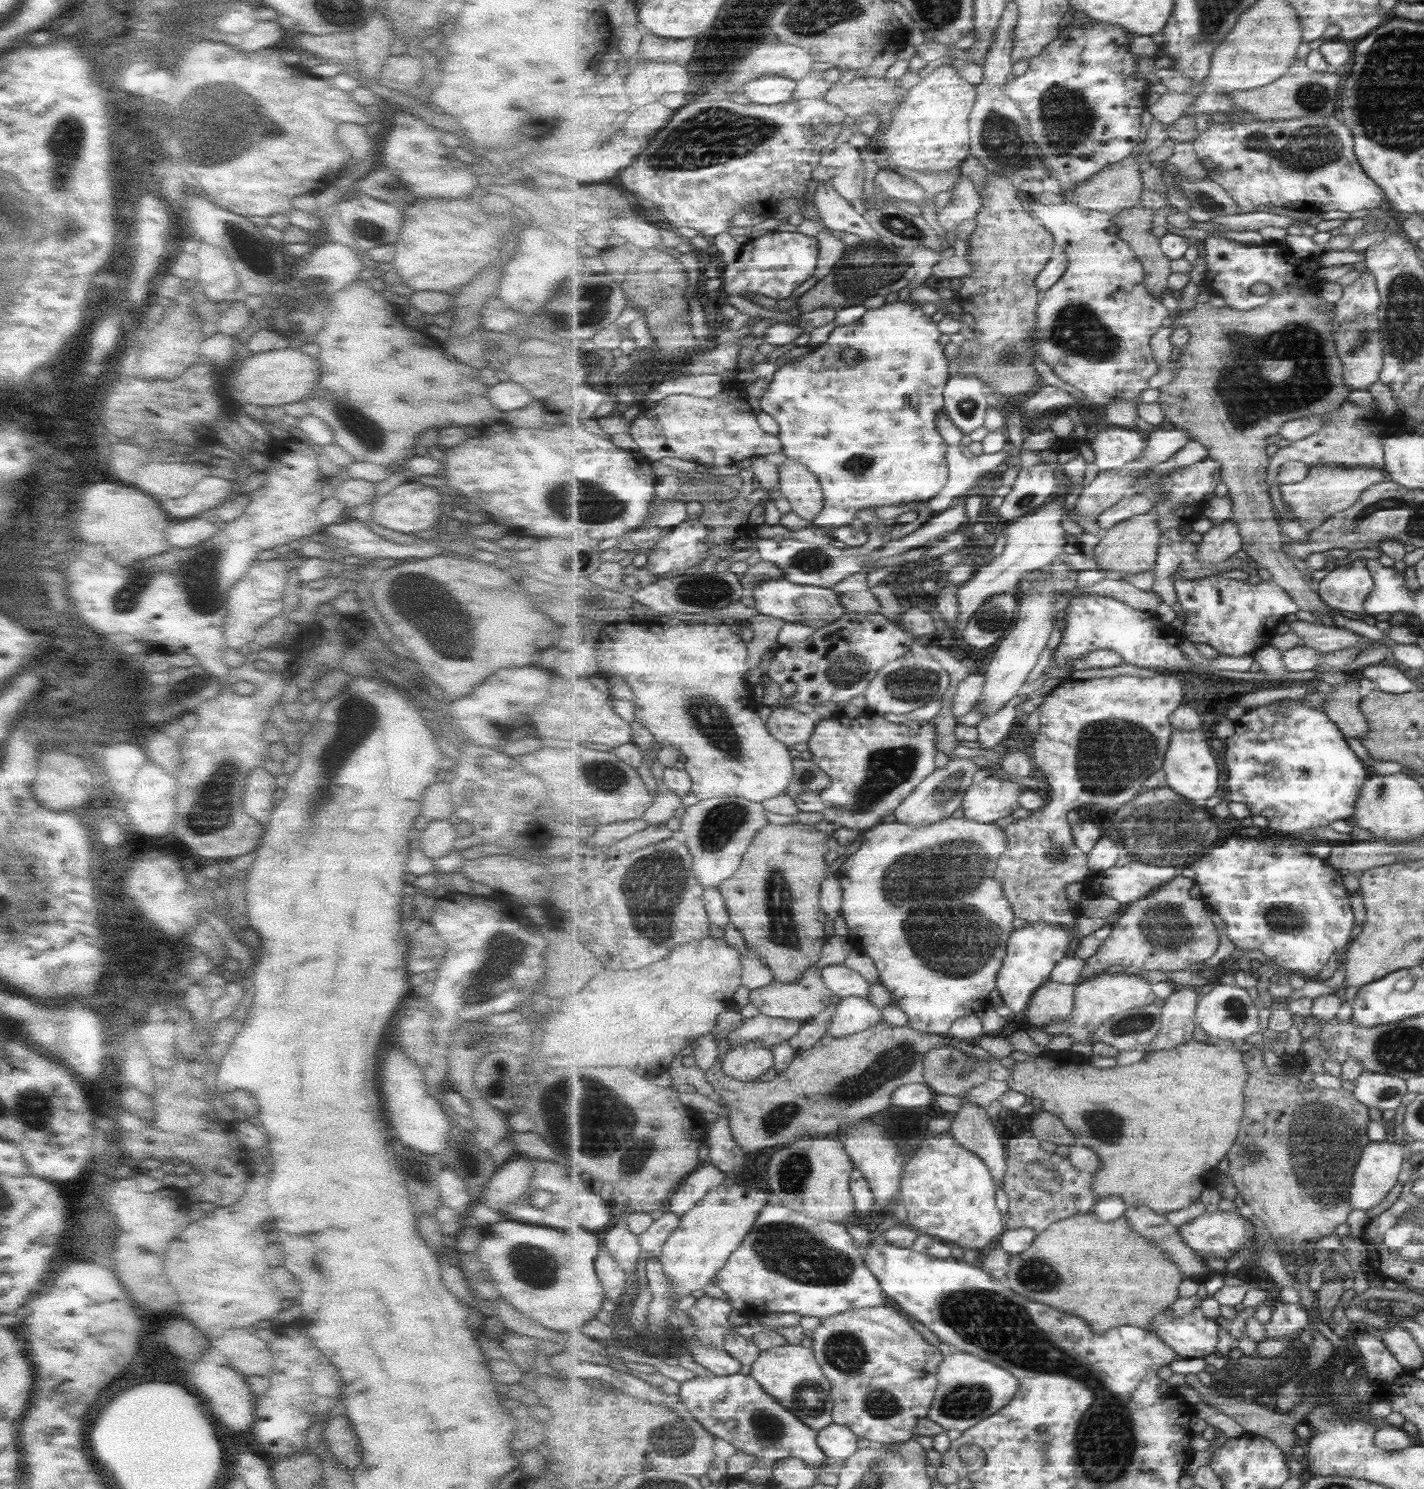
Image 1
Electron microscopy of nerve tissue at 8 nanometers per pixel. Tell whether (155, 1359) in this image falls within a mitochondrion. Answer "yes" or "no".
no

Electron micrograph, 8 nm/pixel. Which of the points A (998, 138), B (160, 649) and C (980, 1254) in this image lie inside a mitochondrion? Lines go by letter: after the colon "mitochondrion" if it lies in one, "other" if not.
A: mitochondrion
B: other
C: other

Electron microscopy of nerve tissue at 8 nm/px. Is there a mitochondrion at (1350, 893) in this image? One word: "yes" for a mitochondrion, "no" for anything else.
no

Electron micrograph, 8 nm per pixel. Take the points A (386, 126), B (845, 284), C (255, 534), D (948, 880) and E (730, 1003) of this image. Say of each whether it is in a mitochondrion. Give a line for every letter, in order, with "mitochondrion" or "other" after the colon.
A: other
B: mitochondrion
C: other
D: mitochondrion
E: other

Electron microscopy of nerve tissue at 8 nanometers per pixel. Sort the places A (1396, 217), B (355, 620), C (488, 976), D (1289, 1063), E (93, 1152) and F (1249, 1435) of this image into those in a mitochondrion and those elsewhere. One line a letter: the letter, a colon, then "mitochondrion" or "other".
A: other
B: other
C: mitochondrion
D: other
E: other
F: other

